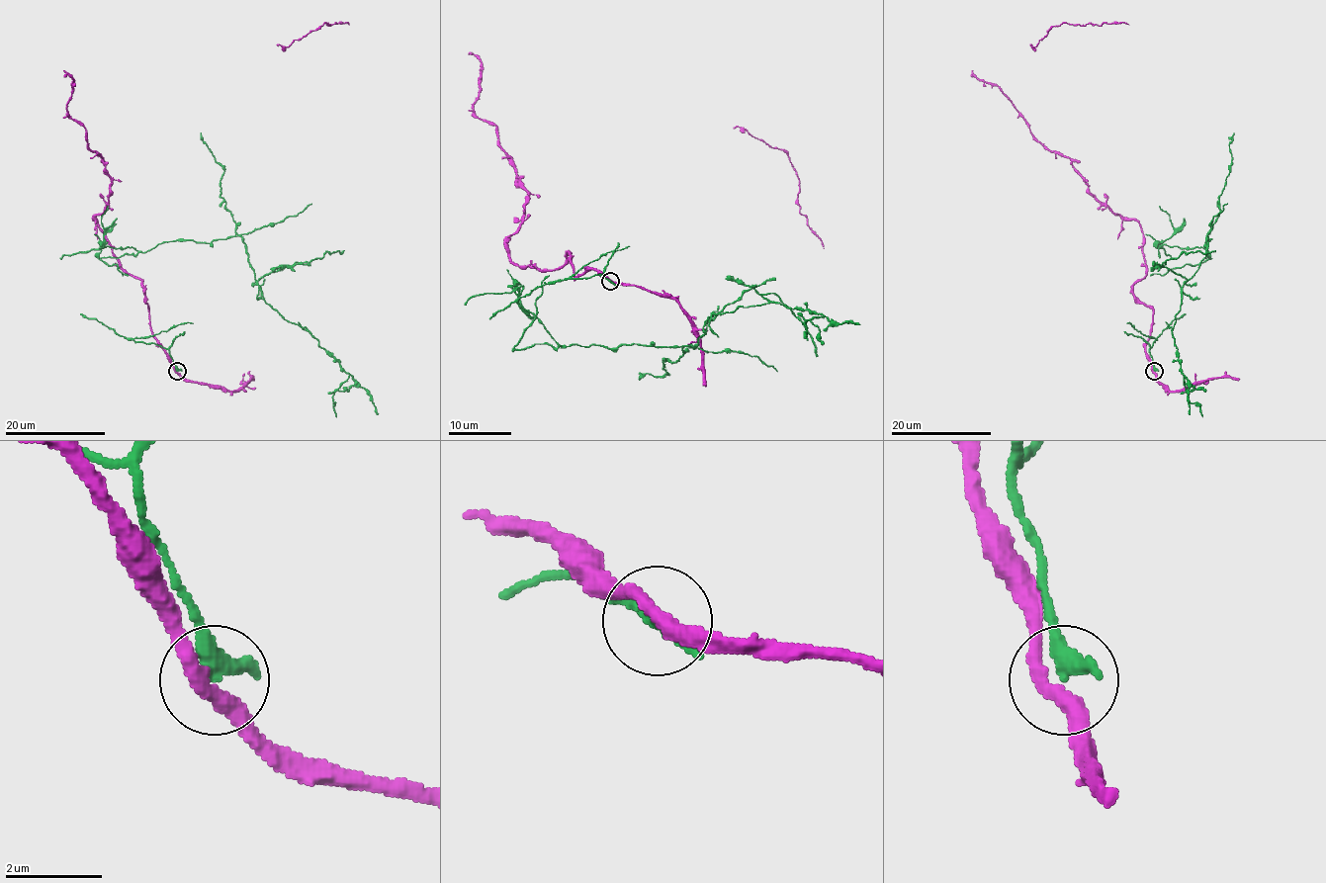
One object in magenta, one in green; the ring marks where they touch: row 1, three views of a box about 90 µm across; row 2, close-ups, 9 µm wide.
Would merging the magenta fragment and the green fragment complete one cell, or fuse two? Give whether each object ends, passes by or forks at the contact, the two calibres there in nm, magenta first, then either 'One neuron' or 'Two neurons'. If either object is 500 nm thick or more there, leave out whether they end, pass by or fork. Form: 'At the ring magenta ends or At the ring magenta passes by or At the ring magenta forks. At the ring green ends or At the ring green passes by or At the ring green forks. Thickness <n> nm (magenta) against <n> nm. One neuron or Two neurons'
At the ring magenta passes by. At the ring green ends. Thickness 320 nm (magenta) against 400 nm. Two neurons

